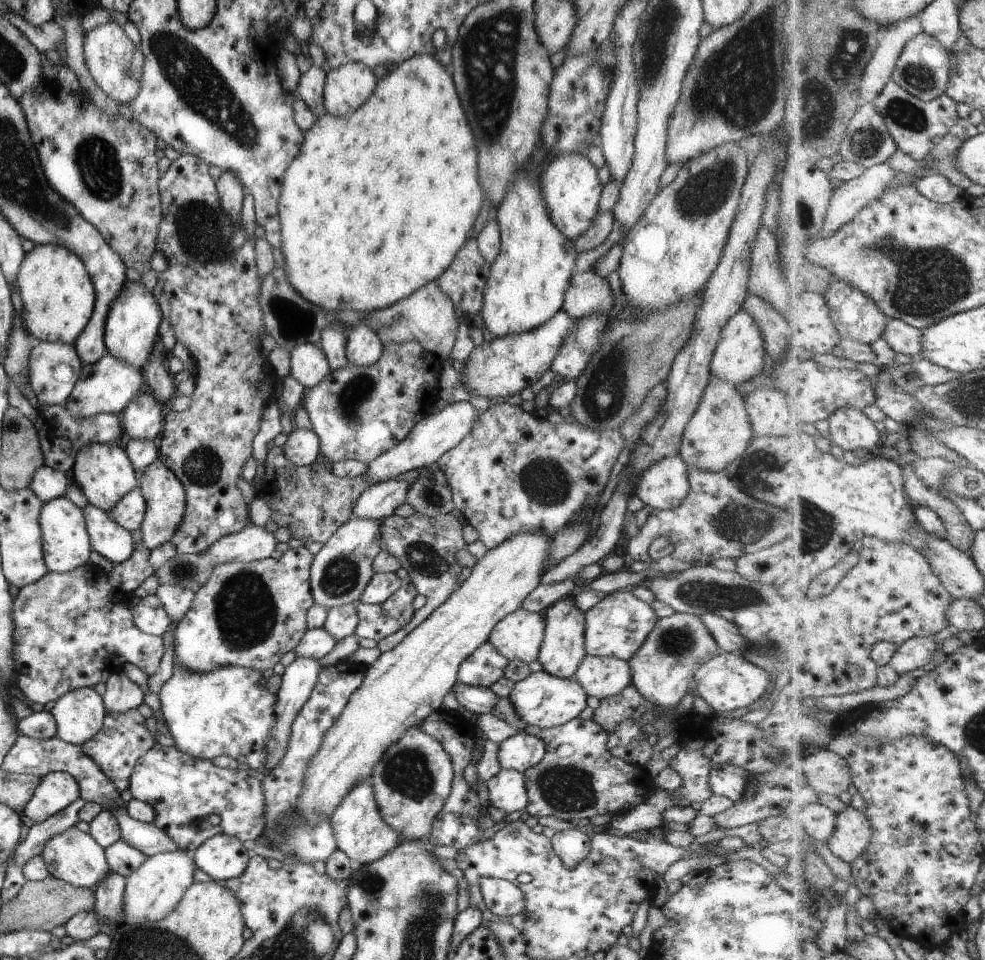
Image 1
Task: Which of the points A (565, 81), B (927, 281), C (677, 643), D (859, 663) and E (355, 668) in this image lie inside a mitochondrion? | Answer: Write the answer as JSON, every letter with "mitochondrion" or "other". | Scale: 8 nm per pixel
{"A":"other","B":"mitochondrion","C":"mitochondrion","D":"other","E":"other"}

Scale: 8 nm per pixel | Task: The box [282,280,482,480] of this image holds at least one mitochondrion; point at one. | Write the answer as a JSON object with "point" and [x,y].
{"point":[355,394]}

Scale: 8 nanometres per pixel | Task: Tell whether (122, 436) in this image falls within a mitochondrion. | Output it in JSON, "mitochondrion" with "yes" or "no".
{"mitochondrion":"no"}

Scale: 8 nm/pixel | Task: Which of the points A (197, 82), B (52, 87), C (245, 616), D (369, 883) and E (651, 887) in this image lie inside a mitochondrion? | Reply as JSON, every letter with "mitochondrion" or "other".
{"A":"mitochondrion","B":"other","C":"mitochondrion","D":"mitochondrion","E":"other"}

